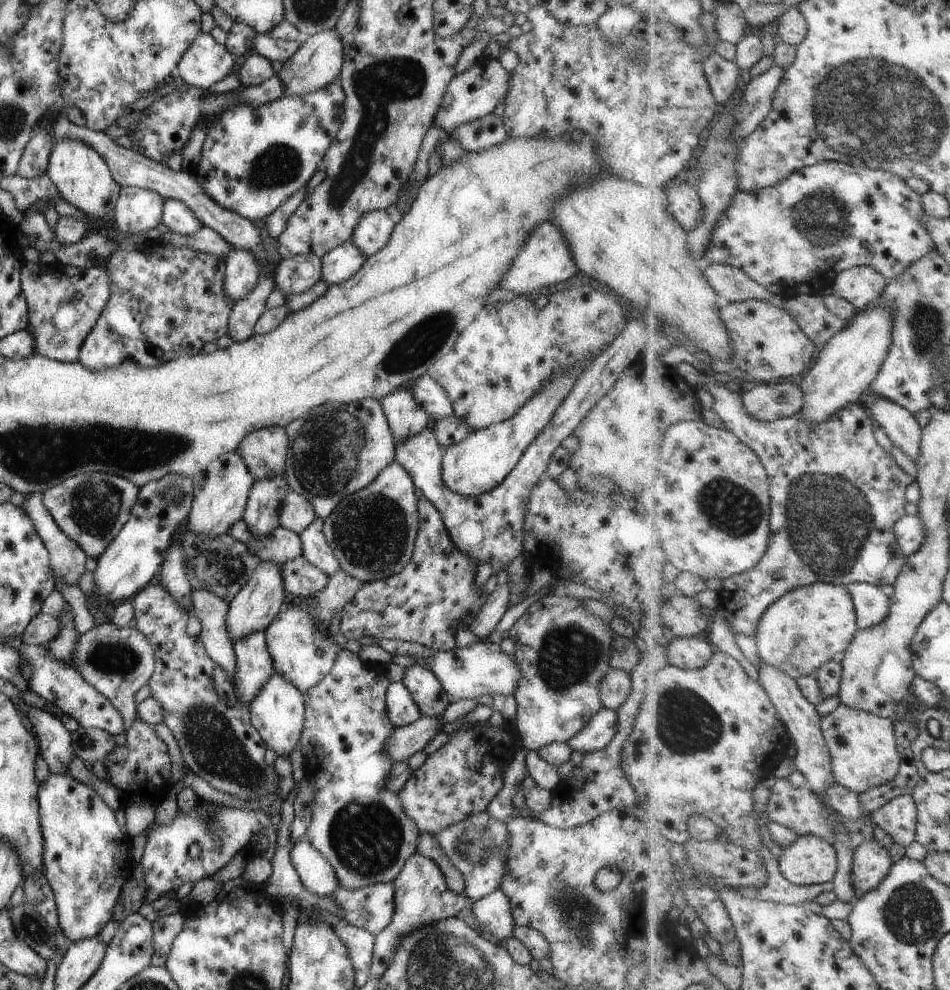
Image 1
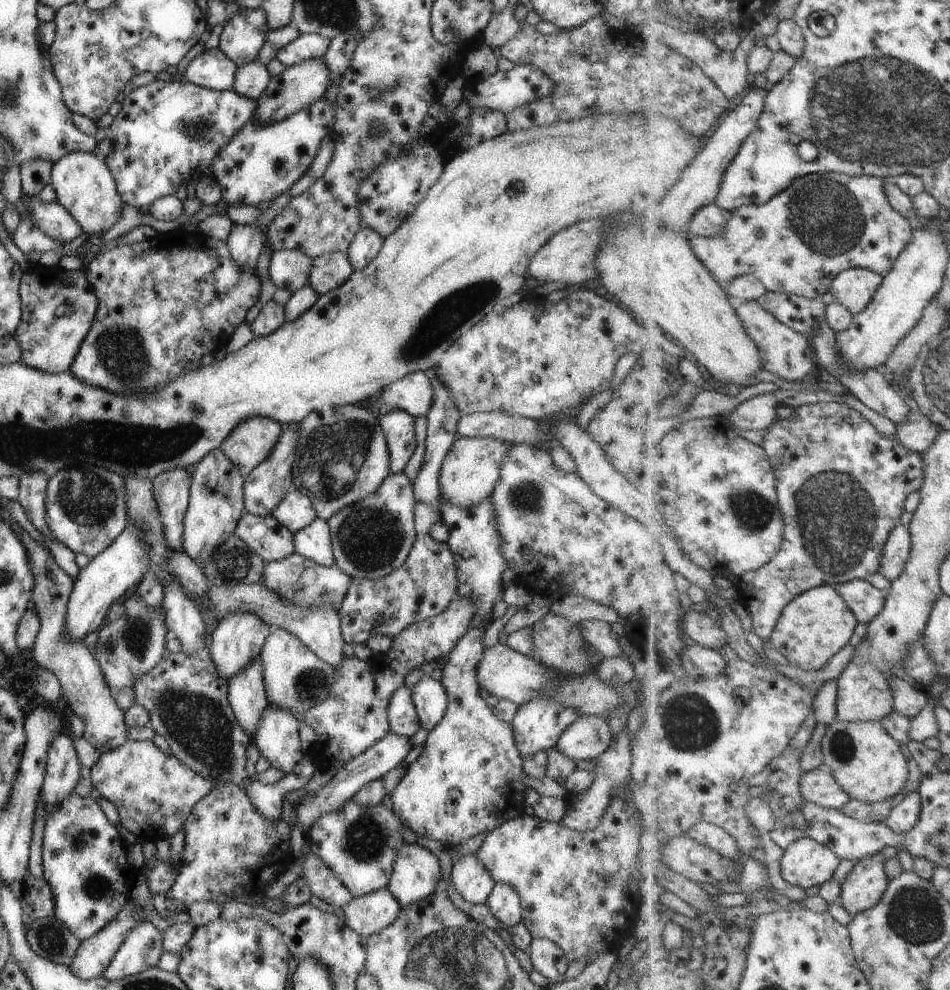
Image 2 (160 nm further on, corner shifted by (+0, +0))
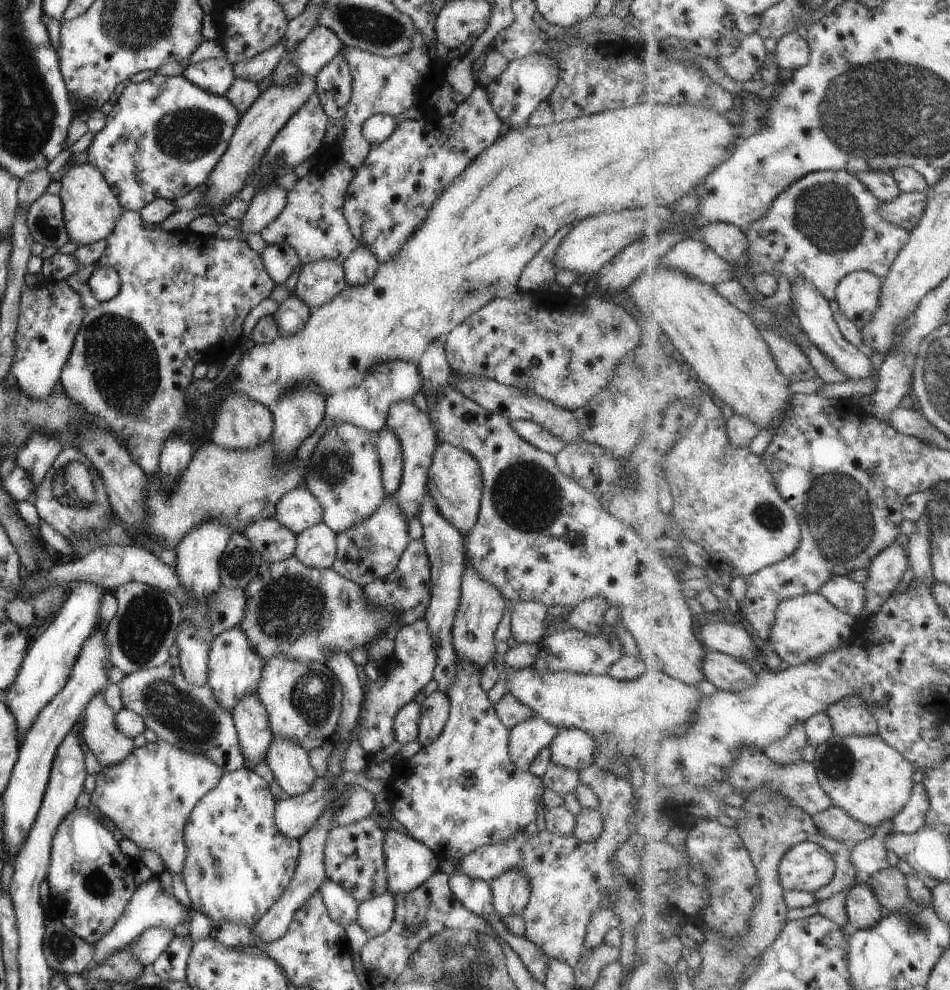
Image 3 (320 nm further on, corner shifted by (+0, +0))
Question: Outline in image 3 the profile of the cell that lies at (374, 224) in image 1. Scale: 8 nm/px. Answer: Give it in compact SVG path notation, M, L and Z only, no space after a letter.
M358 242L351 254L342 262L347 285L362 285L373 278L378 267L377 259Z

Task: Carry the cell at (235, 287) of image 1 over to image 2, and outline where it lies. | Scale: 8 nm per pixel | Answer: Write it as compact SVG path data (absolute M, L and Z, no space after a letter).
M235 224L224 241L229 256L241 270L254 268L263 245L263 232L253 224Z

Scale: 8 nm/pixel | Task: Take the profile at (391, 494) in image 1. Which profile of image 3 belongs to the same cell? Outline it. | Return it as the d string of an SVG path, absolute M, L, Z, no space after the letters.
M392 494L384 497L383 502L369 518L353 525L351 529L335 534L336 553L330 568L360 587L373 579L387 576L395 568L401 553L409 544L407 523L402 520L400 509Z

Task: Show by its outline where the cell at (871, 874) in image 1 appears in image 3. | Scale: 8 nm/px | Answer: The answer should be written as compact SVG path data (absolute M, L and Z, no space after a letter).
M868 881L853 885L847 894L846 912L850 929L873 930L886 912Z

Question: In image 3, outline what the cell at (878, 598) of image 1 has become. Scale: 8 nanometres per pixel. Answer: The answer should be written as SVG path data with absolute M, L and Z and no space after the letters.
M844 577L832 578L819 590L829 602L832 602L845 614L857 618L864 611L867 595L864 584Z

